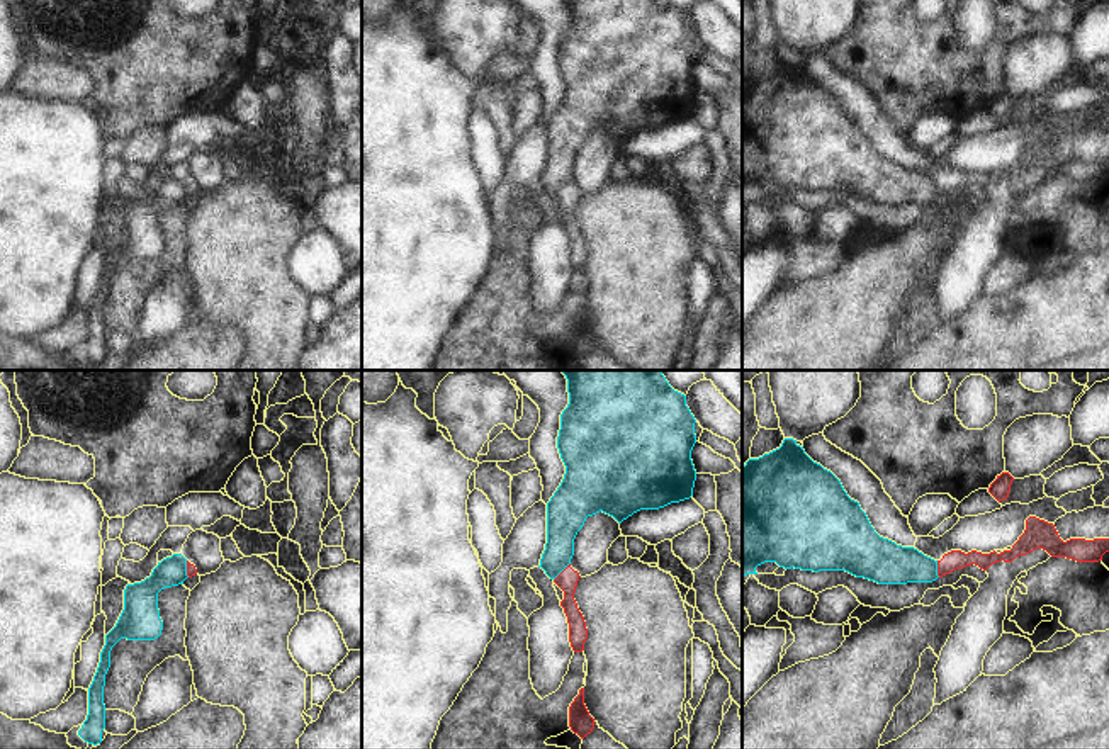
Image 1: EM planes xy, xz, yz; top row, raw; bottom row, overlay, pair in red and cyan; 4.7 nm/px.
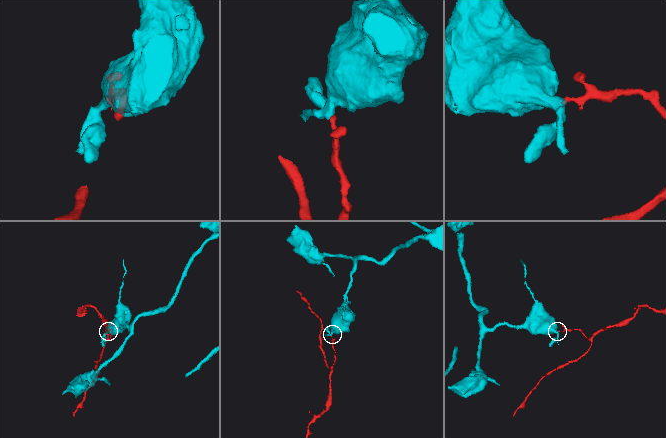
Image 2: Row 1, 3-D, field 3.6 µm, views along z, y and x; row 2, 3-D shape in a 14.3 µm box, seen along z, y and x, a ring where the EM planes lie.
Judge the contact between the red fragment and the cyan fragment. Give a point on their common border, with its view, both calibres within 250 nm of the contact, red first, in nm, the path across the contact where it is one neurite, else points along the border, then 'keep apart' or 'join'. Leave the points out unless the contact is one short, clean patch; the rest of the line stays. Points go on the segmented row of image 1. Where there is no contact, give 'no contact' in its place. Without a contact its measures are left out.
contact xz (562, 571); calibres 100 and 180 nm; border xz (569, 563), (554, 580); keep apart

